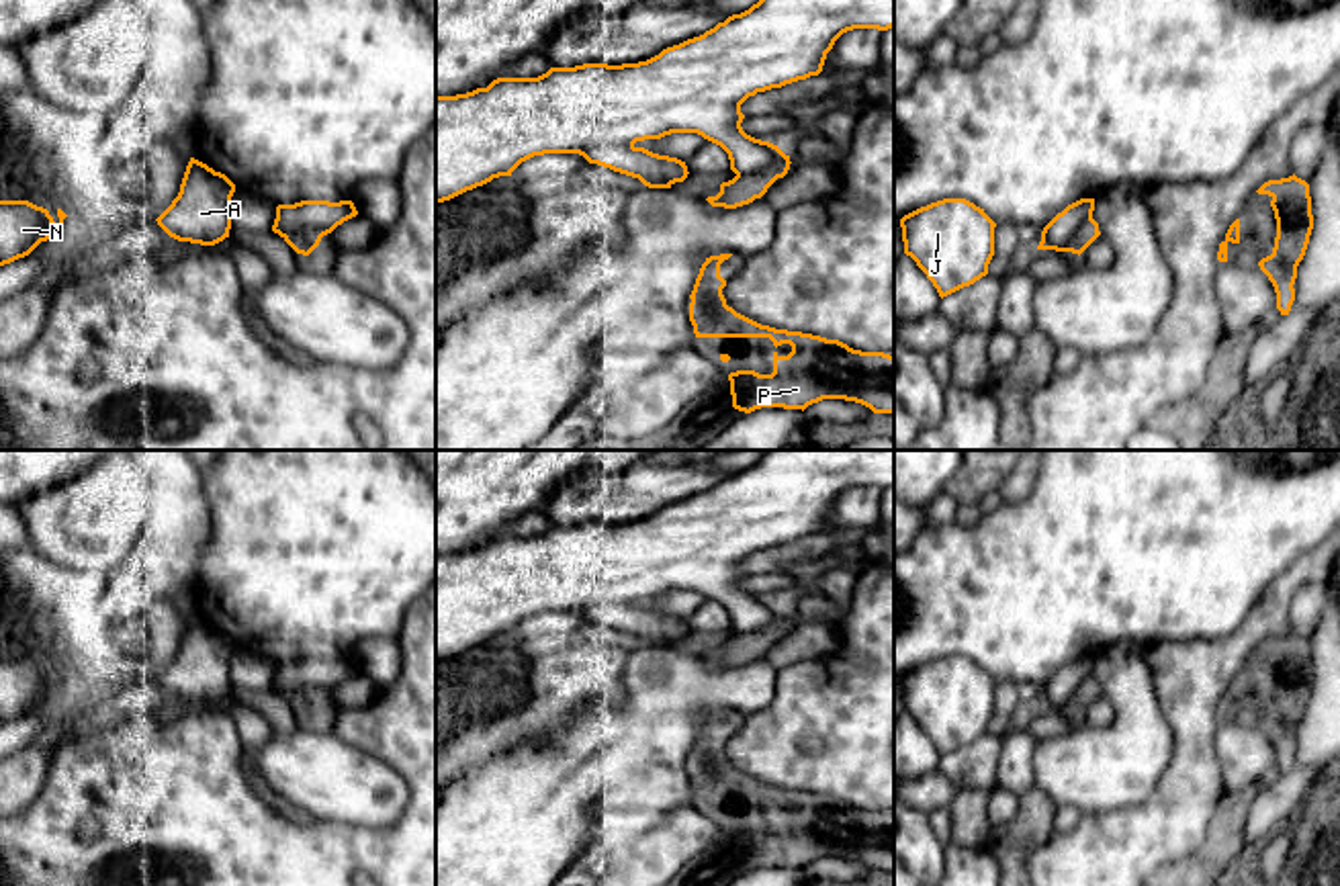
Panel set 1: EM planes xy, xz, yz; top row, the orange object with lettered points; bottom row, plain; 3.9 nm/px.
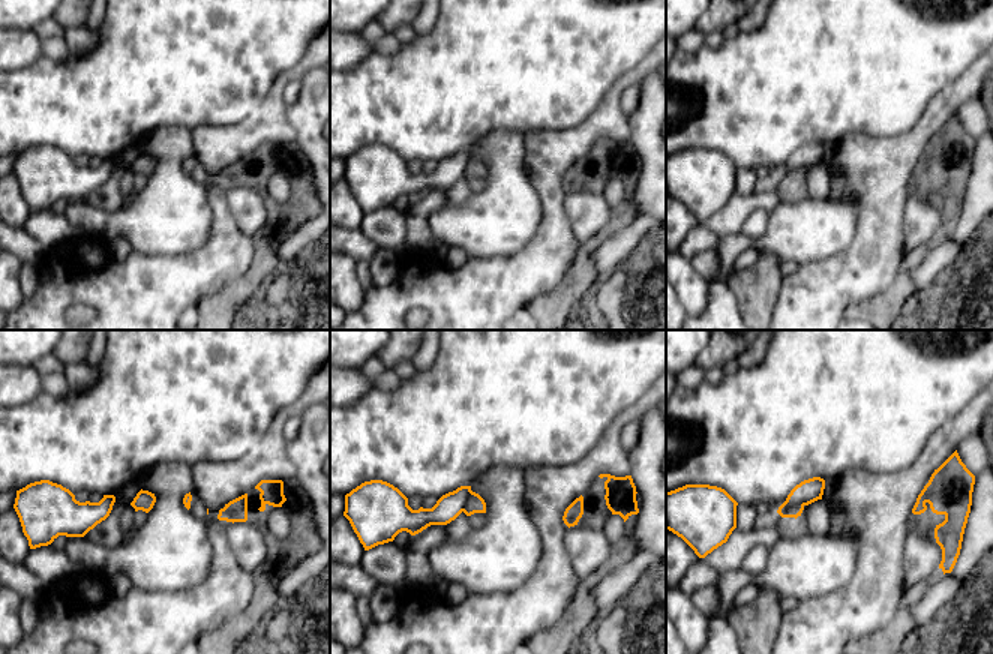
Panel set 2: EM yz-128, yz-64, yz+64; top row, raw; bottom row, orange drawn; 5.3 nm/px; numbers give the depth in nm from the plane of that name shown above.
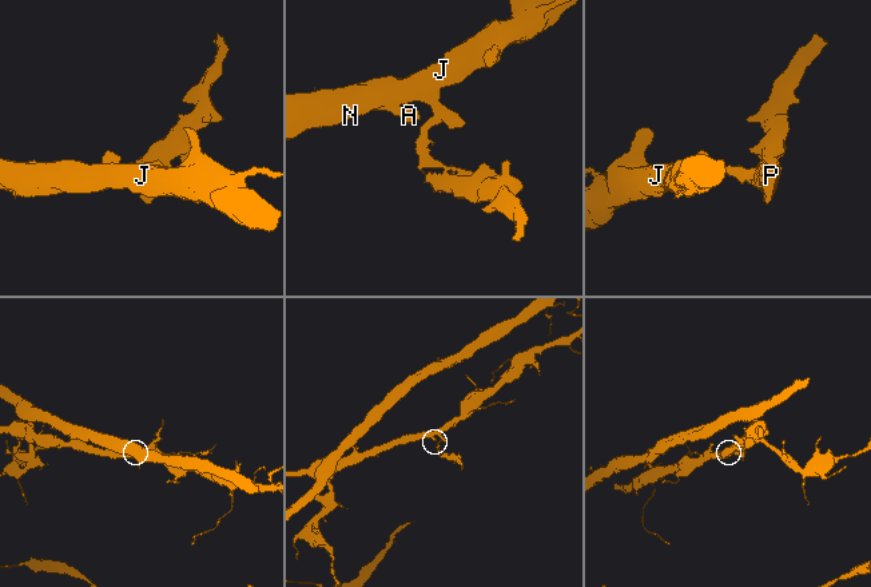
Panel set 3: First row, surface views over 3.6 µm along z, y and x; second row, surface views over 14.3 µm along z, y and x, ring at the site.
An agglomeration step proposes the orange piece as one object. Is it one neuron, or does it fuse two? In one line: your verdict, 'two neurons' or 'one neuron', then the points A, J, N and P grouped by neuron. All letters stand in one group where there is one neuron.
two neurons; groups A J N / P

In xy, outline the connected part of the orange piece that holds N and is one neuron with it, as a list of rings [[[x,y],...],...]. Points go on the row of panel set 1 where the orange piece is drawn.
[[[0,201],[0,266],[29,256],[55,233],[47,209],[29,201]]]

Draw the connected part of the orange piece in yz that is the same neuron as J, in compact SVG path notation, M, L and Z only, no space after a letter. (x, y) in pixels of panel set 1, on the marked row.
M943 198L900 219L904 254L947 297L988 274L996 223L966 198Z

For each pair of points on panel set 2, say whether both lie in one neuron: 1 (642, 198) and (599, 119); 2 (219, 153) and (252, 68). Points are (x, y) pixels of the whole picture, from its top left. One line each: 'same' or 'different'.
1: different
2: different

